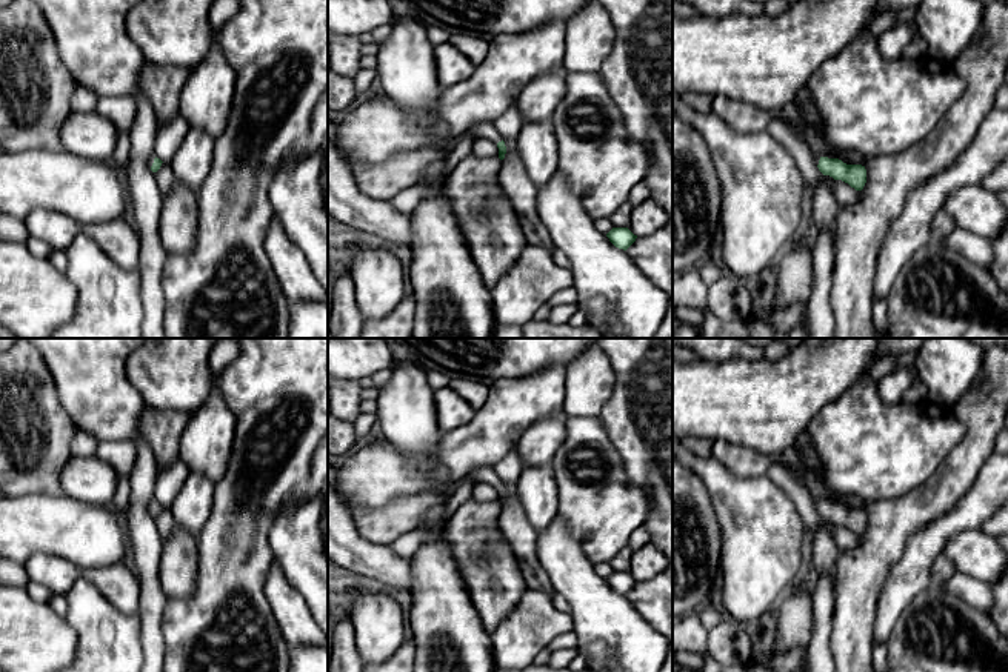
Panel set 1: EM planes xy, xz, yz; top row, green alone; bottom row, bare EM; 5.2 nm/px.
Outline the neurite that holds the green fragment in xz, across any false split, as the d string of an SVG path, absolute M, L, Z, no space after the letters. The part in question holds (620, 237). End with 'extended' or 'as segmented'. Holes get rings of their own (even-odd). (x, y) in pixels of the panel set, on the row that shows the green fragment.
M612 228L606 237L616 248L623 251L626 251L637 238L628 228Z; as segmented

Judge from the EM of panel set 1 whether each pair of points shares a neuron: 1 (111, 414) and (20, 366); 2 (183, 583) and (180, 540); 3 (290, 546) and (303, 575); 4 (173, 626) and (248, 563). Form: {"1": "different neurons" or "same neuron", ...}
{"1": "different neurons", "2": "same neuron", "3": "same neuron", "4": "same neuron"}

